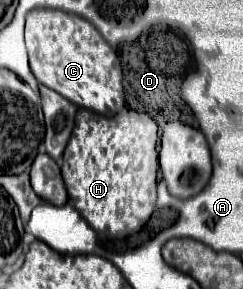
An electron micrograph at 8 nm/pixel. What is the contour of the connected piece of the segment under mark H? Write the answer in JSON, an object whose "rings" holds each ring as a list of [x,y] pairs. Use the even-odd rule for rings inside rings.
{"rings":[[[79,108],[61,172],[69,204],[81,212],[93,230],[115,238],[139,232],[151,218],[157,198],[159,160],[155,120],[147,112],[129,108],[111,118]]]}

